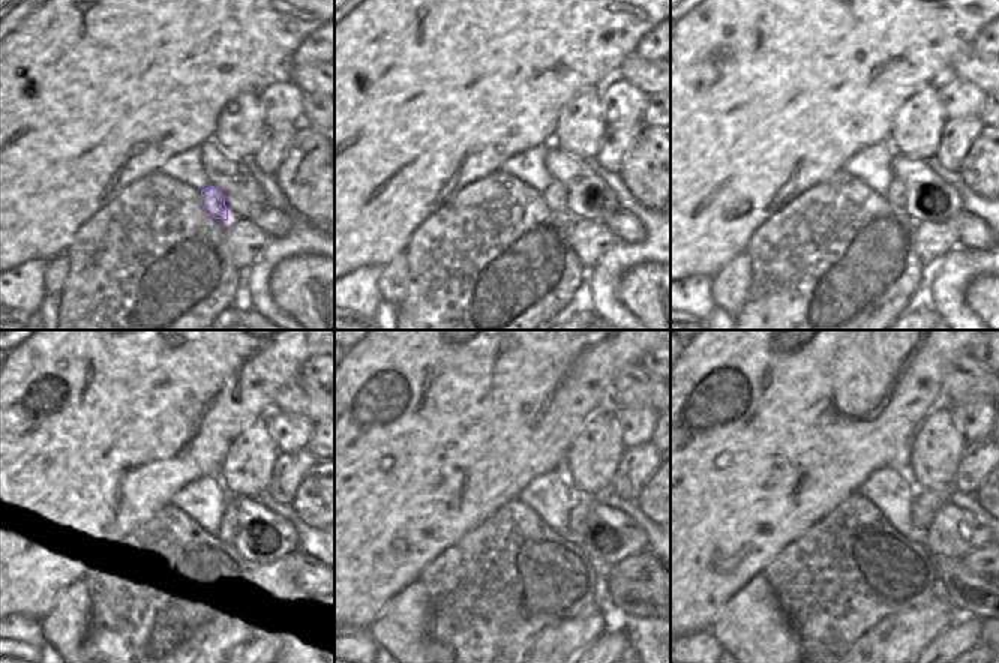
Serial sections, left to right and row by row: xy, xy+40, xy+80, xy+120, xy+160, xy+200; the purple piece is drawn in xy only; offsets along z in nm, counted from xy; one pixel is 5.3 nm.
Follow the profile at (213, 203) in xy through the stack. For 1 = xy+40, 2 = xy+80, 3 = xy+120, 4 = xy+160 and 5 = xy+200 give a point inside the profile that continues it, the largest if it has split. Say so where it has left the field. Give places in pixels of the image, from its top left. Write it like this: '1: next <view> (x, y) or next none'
1: next xy+40 (555, 197)
2: next xy+80 (896, 195)
3: next xy+120 (227, 533)
4: next xy+160 (579, 510)
5: next xy+200 (926, 503)

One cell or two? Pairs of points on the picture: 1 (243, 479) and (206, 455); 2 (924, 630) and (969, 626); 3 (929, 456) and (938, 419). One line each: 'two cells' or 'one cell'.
1: two cells
2: two cells
3: one cell

